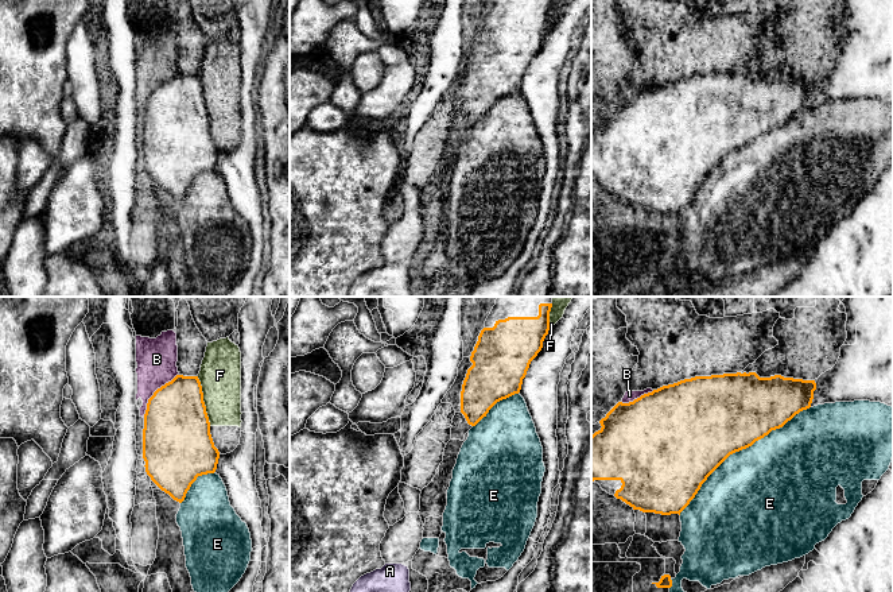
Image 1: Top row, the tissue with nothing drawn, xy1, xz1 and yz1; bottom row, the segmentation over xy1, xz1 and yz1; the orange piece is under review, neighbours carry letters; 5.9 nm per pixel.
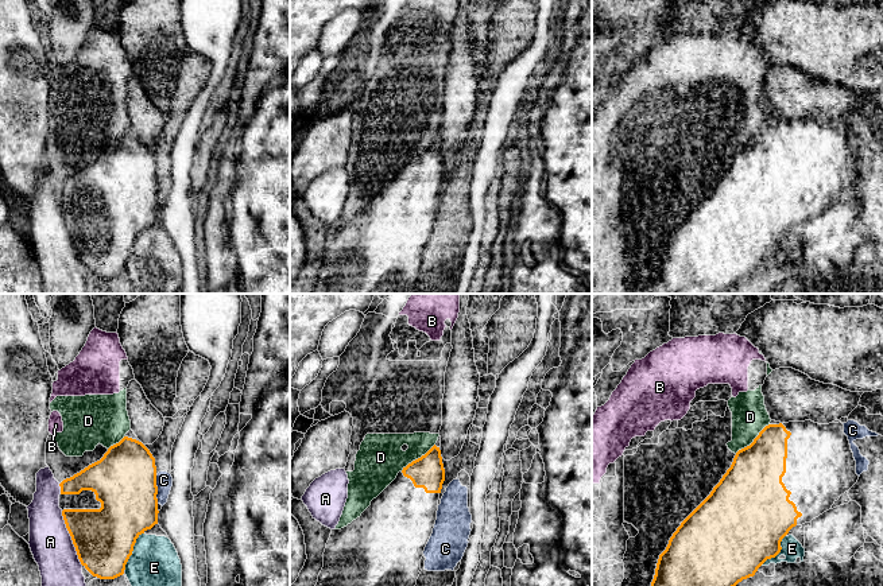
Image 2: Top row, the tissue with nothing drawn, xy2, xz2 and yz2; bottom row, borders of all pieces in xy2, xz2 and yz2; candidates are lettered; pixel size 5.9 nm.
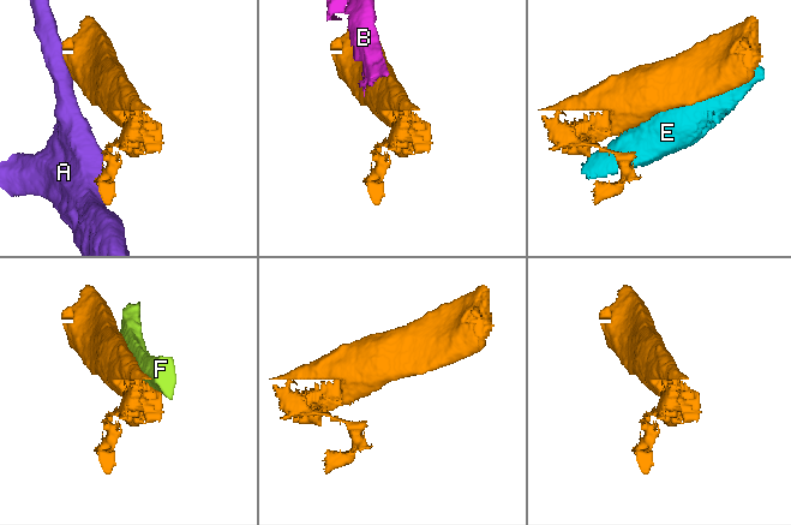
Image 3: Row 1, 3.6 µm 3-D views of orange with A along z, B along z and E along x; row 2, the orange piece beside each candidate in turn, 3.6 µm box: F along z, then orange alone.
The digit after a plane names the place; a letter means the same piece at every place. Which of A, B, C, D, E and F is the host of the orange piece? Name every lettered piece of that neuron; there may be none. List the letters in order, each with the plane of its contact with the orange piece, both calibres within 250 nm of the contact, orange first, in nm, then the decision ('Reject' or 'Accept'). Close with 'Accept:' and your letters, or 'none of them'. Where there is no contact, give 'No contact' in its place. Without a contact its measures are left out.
A: Touches orange in xy2. Thickness 360 nm (orange) against 260 nm. Reject
B: Touches orange in xy1. Thickness 400 nm (orange) against 240 nm. Reject
C: Touches orange in xy2. Thickness 380 nm (orange) against 100 nm. Reject
D: Touches orange in yz2. Thickness 340 nm (orange) against 220 nm. Reject
E: Touches orange in yz1. Thickness 500 nm (orange) against 480 nm. Reject
F: Touches orange in xy1. Thickness 400 nm (orange) against 240 nm. Reject
Accept: none of them

